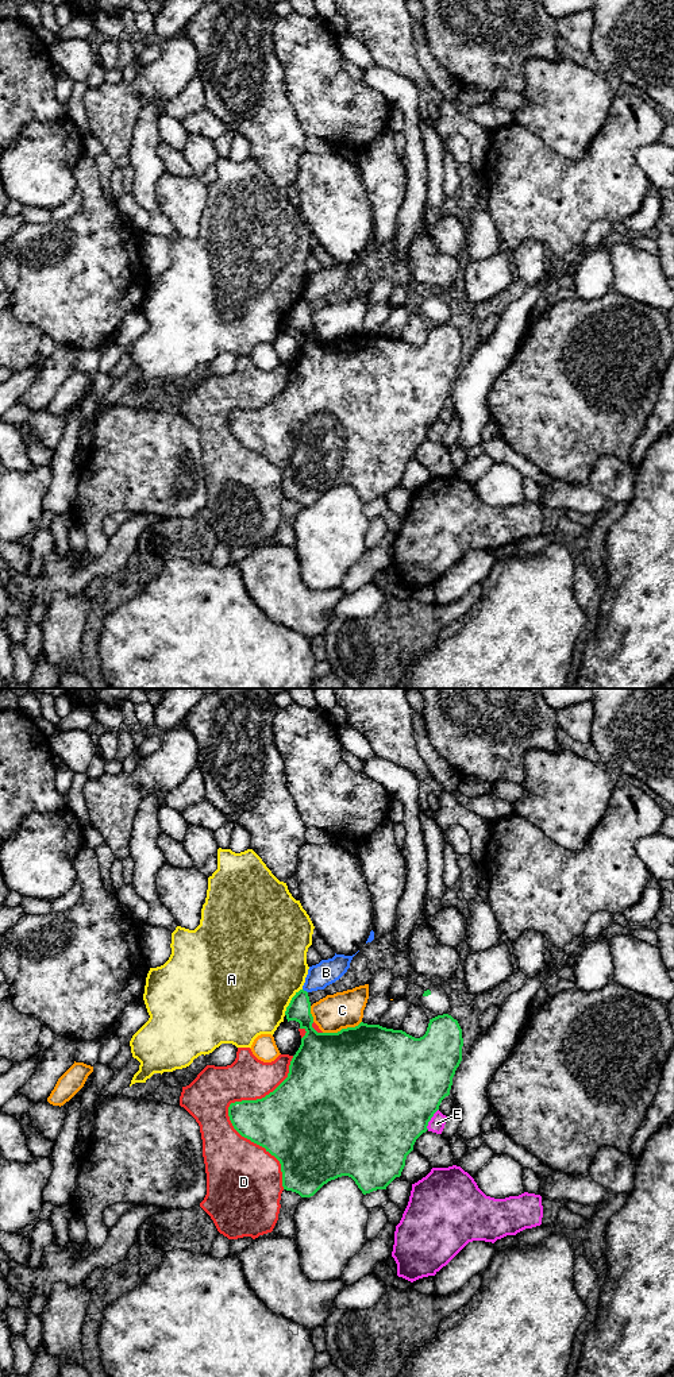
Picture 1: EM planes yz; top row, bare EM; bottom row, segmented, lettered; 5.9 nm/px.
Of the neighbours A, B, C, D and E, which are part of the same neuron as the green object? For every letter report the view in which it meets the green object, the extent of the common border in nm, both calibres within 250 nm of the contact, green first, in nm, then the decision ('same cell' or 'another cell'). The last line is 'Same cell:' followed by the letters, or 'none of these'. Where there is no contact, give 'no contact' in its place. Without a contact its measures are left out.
A: yz | 190 nm | 140/480 nm | another cell
B: yz | 40 nm | 140/150 nm | another cell
C: yz | 240 nm | 500/220 nm | another cell
D: yz | 800 nm | 300/280 nm | another cell
E: yz | 140 nm | 500/90 nm | another cell
Same cell: none of these

